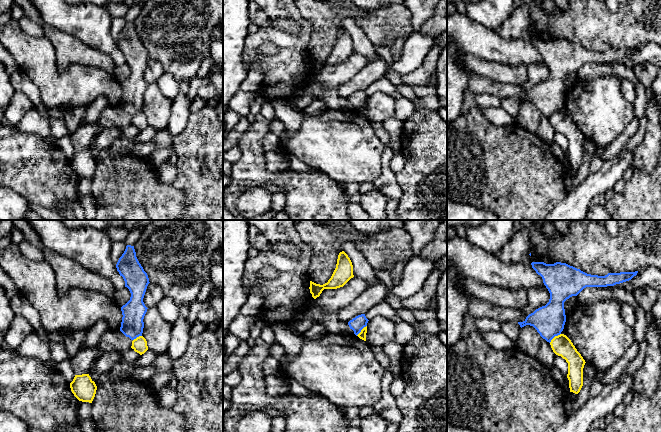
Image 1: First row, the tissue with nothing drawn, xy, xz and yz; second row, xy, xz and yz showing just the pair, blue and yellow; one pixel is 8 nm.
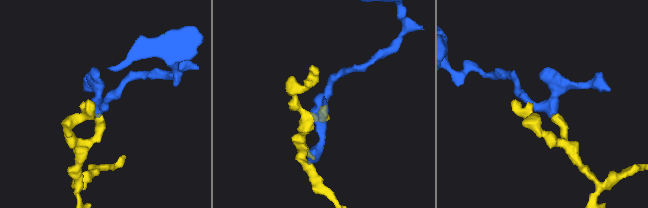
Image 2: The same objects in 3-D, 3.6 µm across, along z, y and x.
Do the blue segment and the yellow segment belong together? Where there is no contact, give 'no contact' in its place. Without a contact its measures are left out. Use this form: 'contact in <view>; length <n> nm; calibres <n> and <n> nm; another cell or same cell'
contact in yz; length 120 nm; calibres 260 and 160 nm; another cell

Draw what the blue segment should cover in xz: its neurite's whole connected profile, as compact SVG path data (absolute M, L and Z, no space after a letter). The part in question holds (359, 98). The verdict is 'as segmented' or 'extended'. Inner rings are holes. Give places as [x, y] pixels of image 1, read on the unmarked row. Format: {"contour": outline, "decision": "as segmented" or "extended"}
{"contour": "M361 90L350 96L348 98L348 101L357 112L361 108L361 106L367 102L368 97L369 96L366 94L365 90Z", "decision": "as segmented"}

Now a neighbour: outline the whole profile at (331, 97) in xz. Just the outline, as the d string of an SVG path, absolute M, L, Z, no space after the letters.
M315 78L305 84L303 91L322 99L328 109L355 111L354 107L349 103L348 98L341 97L337 89L325 89Z

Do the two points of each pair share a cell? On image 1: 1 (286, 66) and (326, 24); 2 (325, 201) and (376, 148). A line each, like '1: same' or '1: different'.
1: different
2: different

